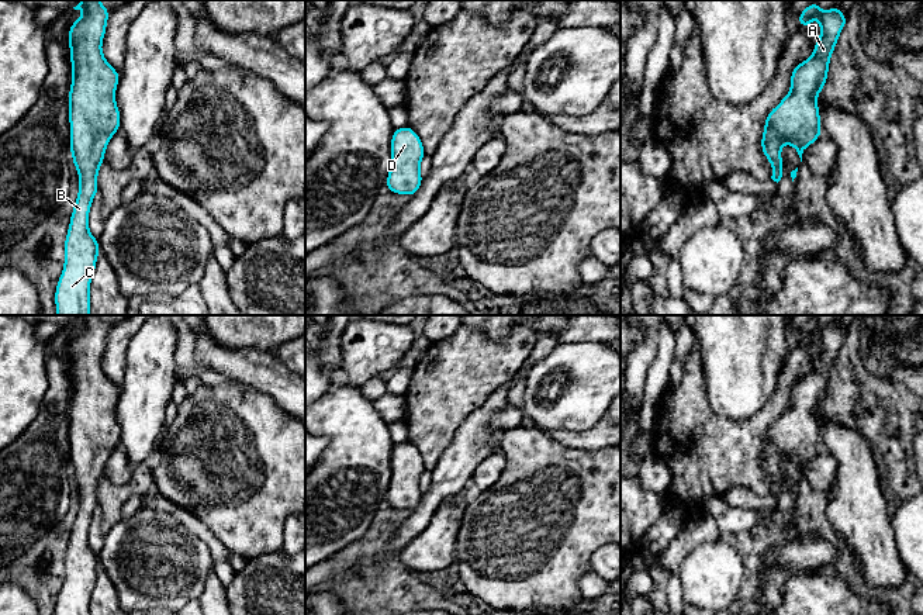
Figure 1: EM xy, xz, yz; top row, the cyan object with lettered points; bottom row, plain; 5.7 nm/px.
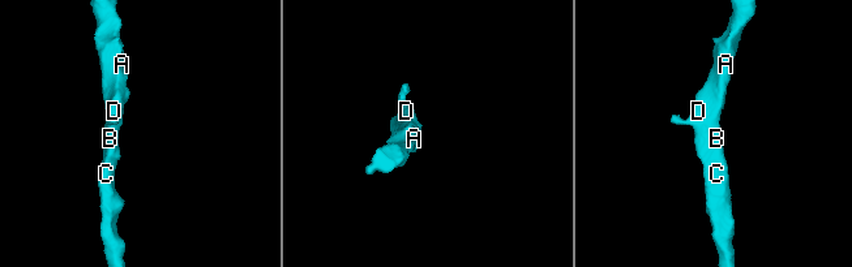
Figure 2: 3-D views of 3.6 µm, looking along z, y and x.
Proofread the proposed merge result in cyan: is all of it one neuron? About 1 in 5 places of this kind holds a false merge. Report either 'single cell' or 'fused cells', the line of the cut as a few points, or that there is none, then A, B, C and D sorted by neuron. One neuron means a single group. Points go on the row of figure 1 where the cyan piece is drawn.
single cell | no cut | A B C D

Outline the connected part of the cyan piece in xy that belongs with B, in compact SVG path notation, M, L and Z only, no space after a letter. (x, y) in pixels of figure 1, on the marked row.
M82 0L73 8L83 11L69 27L70 153L79 172L79 194L65 238L65 263L55 291L56 315L90 315L90 283L100 245L90 234L89 211L98 193L97 176L106 148L121 122L114 97L120 73L101 51L110 10L100 0Z

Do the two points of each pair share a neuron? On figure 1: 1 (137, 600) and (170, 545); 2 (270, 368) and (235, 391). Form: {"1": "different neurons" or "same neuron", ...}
{"1": "same neuron", "2": "different neurons"}

